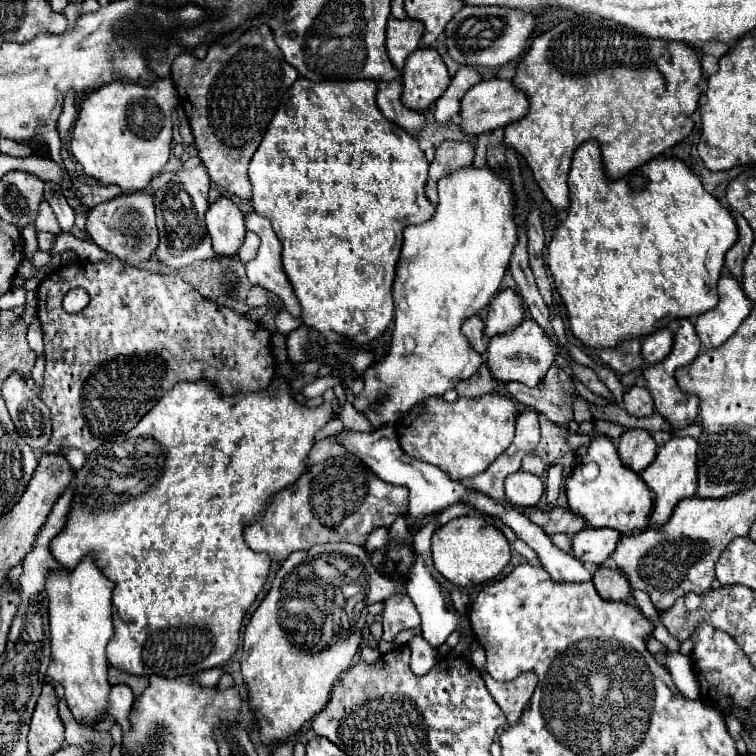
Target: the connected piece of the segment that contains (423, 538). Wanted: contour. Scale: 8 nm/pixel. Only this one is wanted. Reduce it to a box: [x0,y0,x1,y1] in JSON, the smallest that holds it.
[414,523,436,573]

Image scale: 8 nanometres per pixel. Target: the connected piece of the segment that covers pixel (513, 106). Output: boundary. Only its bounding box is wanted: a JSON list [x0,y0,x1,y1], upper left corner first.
[460,79,528,135]

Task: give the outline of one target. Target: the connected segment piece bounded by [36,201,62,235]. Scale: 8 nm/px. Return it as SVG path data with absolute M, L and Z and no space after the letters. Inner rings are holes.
M42 201L42 205L40 205L40 213L38 213L38 219L36 219L36 231L50 231L54 235L62 233L60 225L54 217L54 211L46 201Z

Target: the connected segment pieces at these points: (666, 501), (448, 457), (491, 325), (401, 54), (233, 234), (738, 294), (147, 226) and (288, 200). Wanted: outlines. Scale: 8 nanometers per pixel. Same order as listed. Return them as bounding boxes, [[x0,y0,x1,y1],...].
[[642,437,698,525],[396,393,516,481],[486,289,524,337],[386,19,424,71],[206,197,244,257],[694,275,750,351],[86,191,158,265],[248,79,434,345]]

